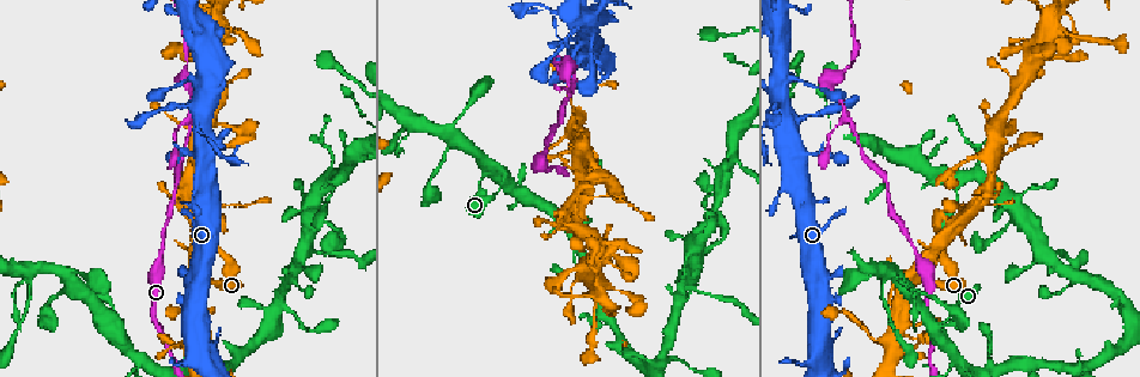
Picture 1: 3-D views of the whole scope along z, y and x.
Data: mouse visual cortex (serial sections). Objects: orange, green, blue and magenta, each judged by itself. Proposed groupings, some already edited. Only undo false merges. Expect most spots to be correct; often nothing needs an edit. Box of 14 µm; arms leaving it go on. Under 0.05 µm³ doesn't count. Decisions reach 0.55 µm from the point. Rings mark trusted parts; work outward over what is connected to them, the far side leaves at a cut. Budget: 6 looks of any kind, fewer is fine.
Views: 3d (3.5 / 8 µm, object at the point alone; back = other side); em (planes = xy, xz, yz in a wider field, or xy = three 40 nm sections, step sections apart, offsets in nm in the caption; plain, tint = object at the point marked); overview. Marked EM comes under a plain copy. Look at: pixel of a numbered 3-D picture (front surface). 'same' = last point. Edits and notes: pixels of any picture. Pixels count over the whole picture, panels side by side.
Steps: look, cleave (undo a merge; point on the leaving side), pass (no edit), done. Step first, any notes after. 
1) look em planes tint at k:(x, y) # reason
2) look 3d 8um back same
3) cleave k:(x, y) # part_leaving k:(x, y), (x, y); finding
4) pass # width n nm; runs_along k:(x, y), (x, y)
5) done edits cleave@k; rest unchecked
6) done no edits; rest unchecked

look 3d 3.5um at 1:(890, 335) # abrupt turn

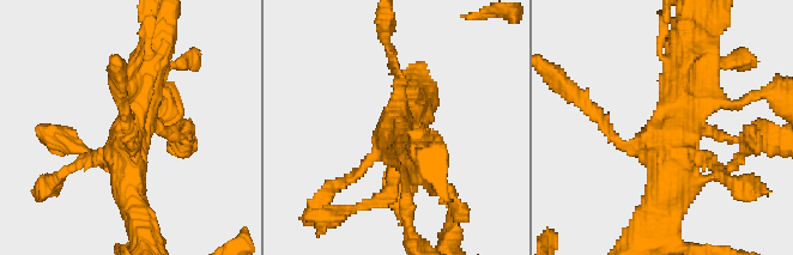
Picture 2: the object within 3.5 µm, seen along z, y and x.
look em xy step 1 tint at 2:(681, 123) # need the tissue

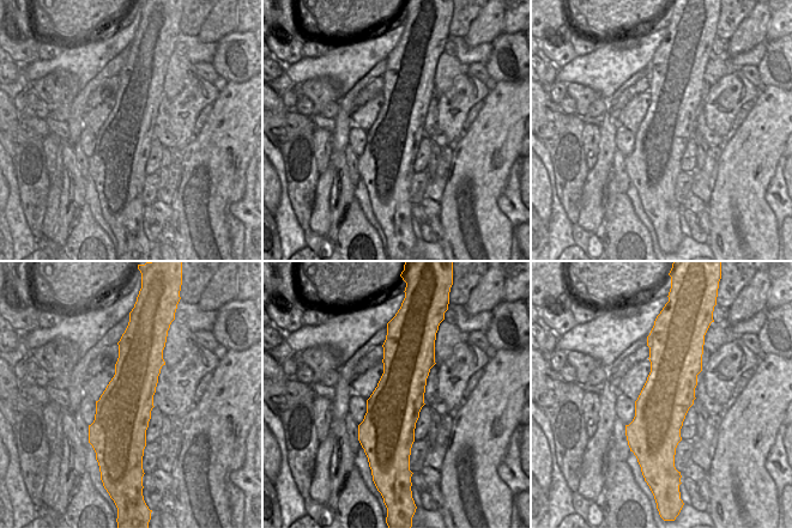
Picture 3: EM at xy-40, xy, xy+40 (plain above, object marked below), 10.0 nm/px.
pass # runs_along 2:(156, 49), (127, 138), (131, 196); continuous, no second cell

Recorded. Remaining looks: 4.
look 3d 3.5um back at 1:(67, 275) # a fork

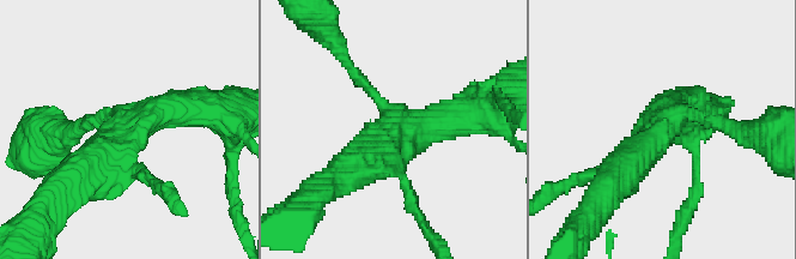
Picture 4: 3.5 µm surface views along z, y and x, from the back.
look em xy step 3 tint at 4:(659, 126) # arms 3; arm_widths 150, 450, 500 nm; need the tissue

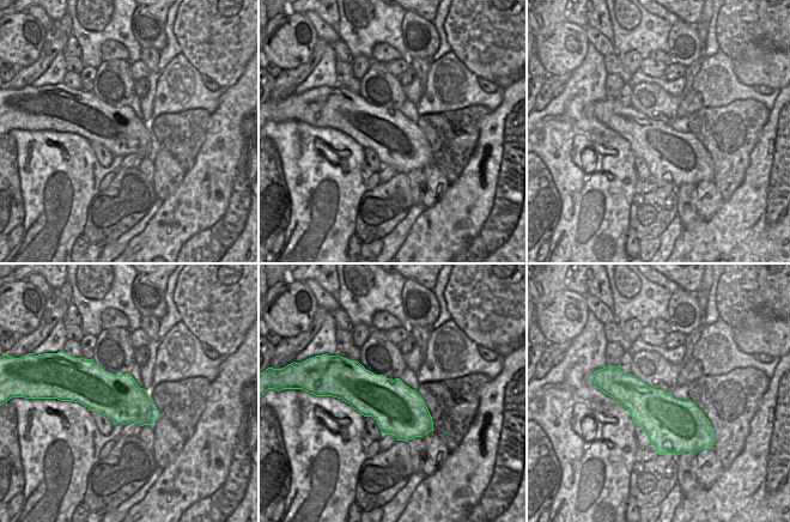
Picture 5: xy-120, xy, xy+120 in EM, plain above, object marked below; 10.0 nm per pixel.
pass # runs_along 4:(76, 179), (134, 124), (205, 109); continuous, no second cell

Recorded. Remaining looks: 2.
look 3d 8um at 1:(574, 87) # two arms in line, one across

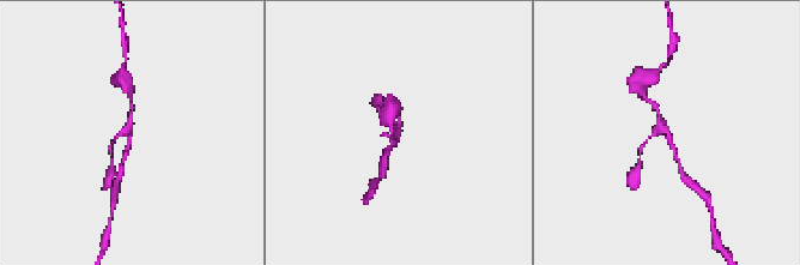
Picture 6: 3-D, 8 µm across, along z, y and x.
look em xy step 5 tint at 6:(667, 131) # arms 3; arm_widths 100, 150, 200 nm; now the EM

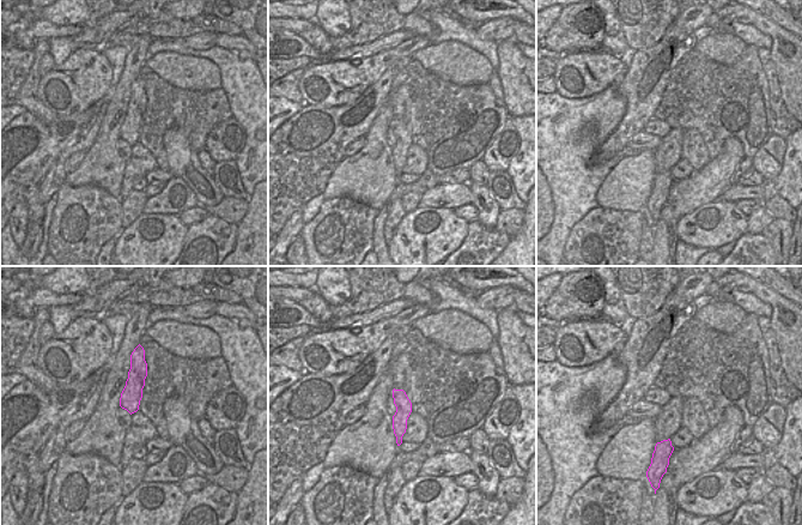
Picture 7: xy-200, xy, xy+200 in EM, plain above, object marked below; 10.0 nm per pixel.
pass # width 170 nm; runs_along 6:(677, 161), (659, 110), (649, 101); continuous, no second cell

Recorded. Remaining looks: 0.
done no edits; rest unchecked

